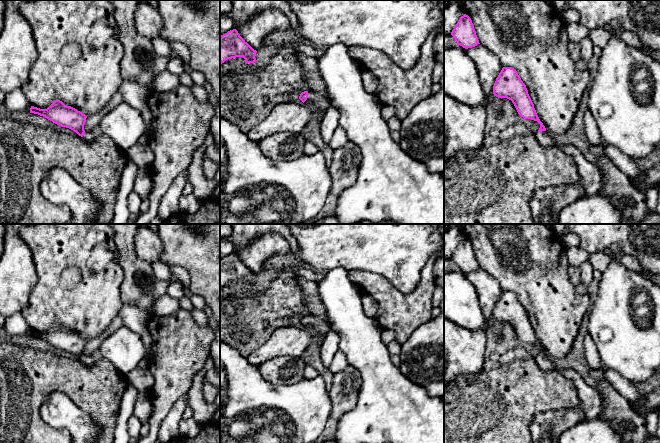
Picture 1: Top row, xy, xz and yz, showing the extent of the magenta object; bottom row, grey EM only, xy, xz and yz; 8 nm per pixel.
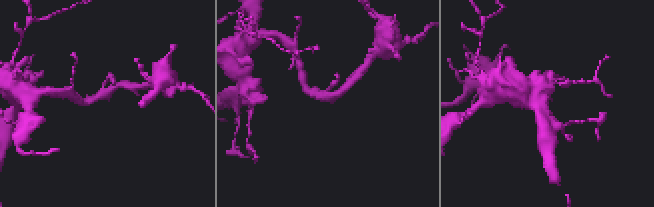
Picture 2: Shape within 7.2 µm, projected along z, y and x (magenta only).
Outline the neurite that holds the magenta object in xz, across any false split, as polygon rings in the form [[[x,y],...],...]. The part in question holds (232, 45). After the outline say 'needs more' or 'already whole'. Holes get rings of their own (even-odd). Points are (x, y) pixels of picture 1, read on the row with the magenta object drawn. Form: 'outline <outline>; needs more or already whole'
outline [[[236,29],[220,36],[220,64],[236,57],[243,57],[246,63],[254,63],[257,61],[256,53]]]; already whole

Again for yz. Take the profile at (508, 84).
outline [[[503,67],[493,86],[493,94],[498,98],[507,98],[512,101],[518,114],[524,119],[531,119],[540,124],[535,133],[536,139],[542,146],[558,146],[569,154],[575,161],[585,194],[595,195],[604,186],[604,174],[598,165],[588,160],[574,145],[561,143],[557,137],[552,136],[540,121],[534,104],[528,94],[526,85],[517,71],[511,67]]]; needs more

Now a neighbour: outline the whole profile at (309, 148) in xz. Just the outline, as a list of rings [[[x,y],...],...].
[[[306,141],[306,143],[303,147],[304,155],[314,155],[317,152],[319,152],[319,148],[315,144]]]

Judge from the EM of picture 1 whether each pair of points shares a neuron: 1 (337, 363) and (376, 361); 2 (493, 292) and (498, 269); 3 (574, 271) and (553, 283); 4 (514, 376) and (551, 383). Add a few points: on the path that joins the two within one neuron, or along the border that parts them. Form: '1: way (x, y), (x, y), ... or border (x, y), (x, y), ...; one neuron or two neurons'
1: border (339, 350), (344, 354), (349, 364); two neurons
2: border (480, 267), (503, 290); two neurons
3: border (568, 265), (568, 279), (574, 286); two neurons
4: way (523, 383), (542, 383); one neuron

